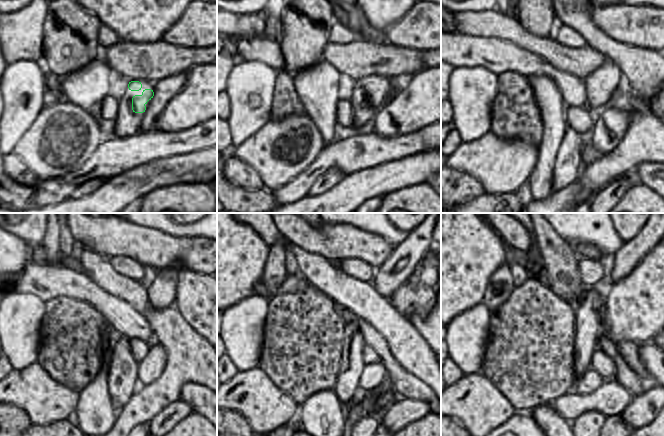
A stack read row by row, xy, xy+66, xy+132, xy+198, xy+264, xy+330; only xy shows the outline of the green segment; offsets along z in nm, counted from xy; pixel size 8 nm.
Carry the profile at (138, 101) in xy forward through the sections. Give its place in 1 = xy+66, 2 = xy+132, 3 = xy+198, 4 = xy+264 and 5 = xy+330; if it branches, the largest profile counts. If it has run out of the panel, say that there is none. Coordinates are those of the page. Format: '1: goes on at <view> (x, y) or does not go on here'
1: goes on at xy+66 (371, 93)
2: goes on at xy+132 (601, 86)
3: goes on at xy+198 (163, 290)
4: goes on at xy+264 (405, 259)
5: goes on at xy+330 (627, 258)

